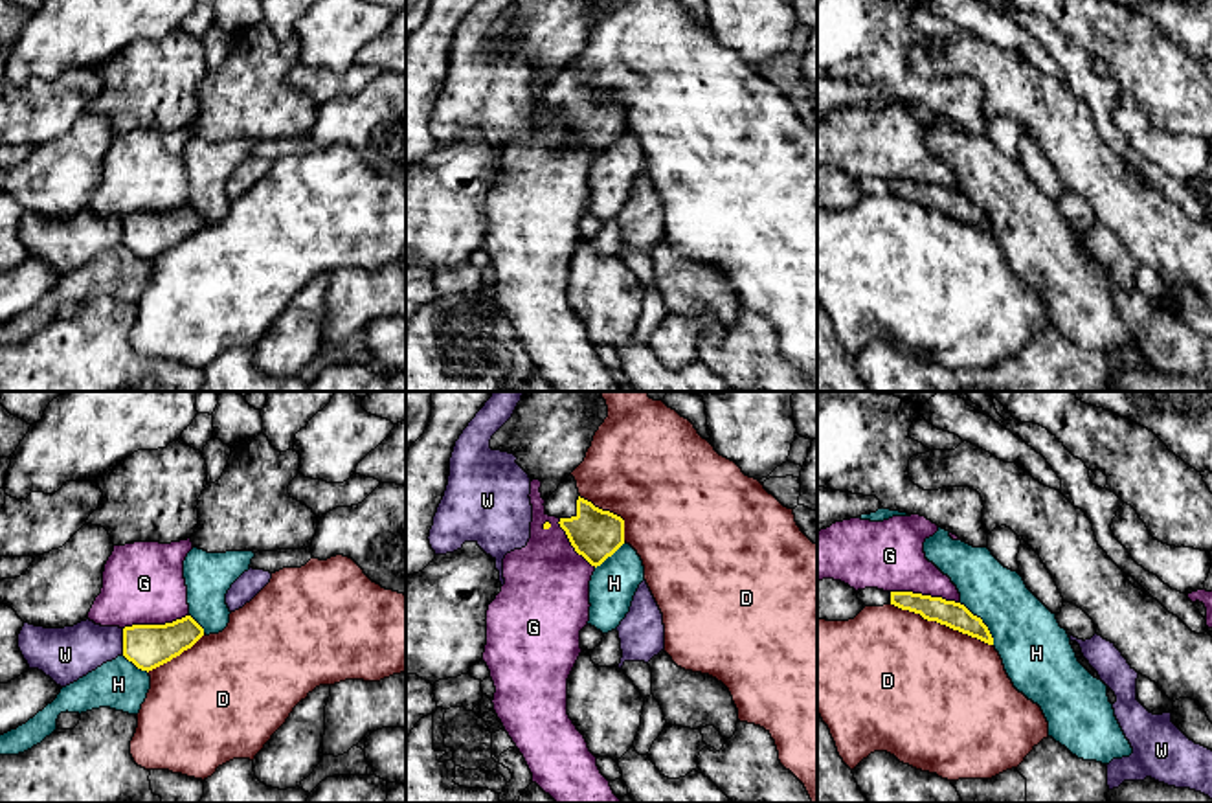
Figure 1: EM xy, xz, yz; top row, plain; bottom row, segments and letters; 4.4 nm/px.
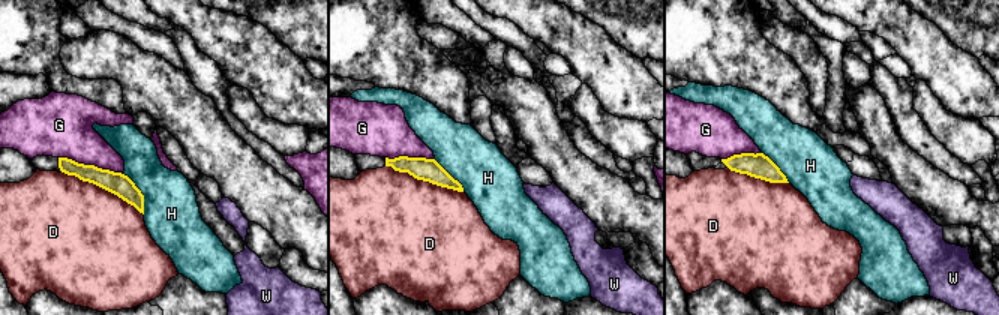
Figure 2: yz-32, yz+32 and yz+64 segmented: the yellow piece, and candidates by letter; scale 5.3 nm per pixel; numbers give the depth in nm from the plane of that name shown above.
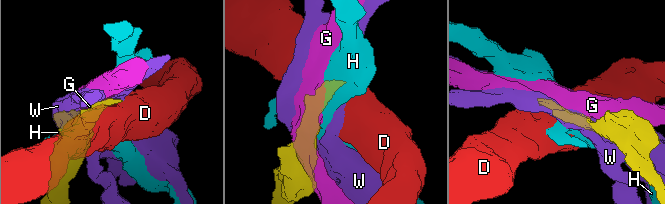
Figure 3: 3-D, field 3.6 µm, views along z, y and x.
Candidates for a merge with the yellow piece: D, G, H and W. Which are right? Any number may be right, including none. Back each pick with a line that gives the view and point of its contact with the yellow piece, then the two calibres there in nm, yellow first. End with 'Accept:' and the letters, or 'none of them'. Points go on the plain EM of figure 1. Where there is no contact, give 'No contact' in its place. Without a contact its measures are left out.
Accept: none of them

